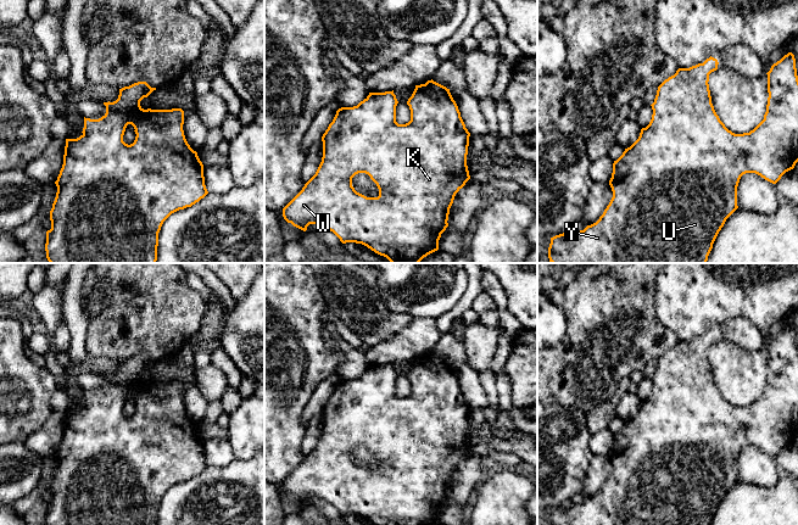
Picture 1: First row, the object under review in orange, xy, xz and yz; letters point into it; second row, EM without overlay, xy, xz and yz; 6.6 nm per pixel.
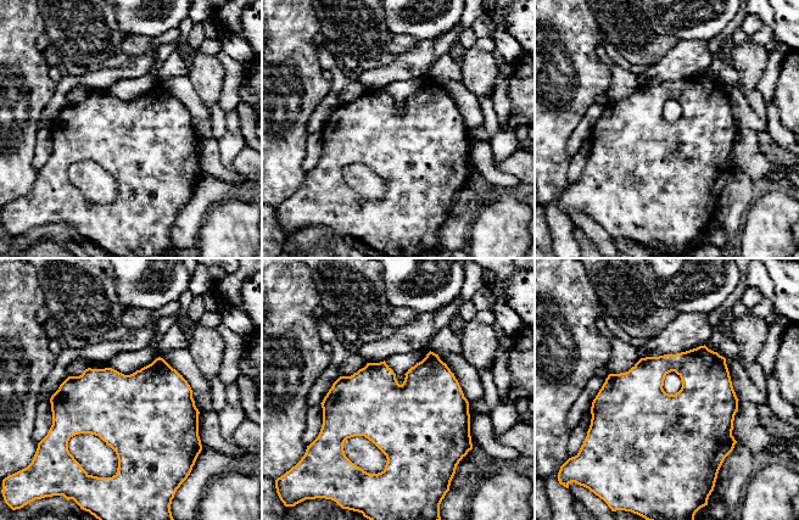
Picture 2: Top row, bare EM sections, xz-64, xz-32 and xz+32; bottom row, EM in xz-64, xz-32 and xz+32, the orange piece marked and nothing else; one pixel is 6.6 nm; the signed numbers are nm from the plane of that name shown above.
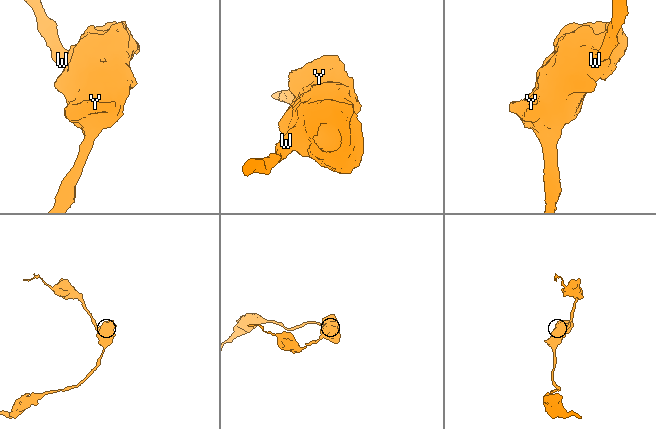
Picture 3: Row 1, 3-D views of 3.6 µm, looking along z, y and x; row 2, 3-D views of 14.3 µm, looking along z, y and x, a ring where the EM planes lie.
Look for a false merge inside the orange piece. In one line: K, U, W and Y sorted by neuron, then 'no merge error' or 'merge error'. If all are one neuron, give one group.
K U W Y; no merge error

